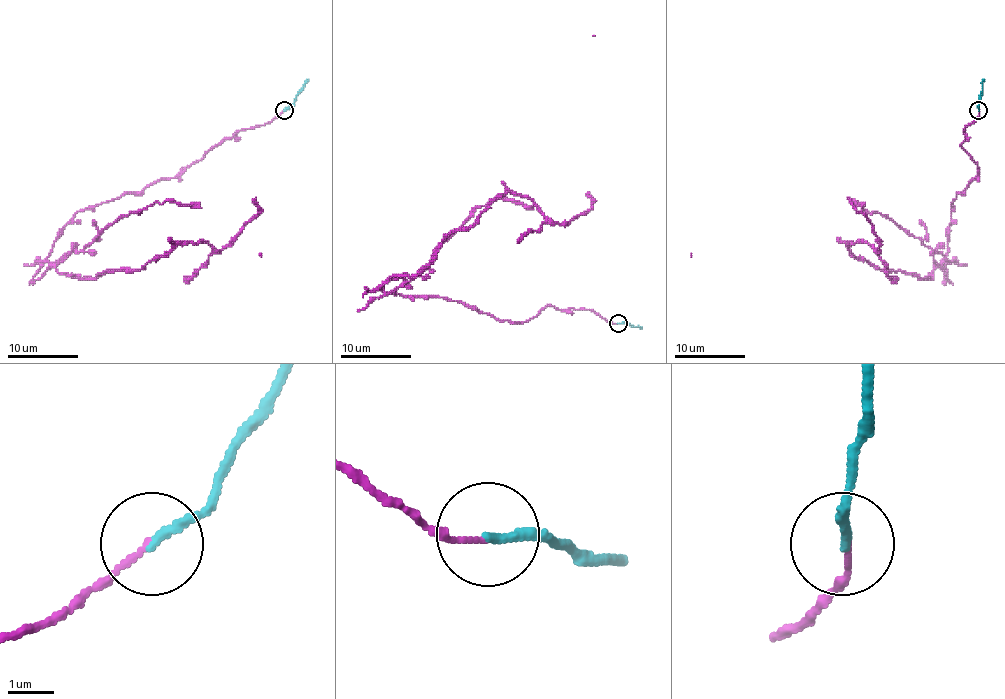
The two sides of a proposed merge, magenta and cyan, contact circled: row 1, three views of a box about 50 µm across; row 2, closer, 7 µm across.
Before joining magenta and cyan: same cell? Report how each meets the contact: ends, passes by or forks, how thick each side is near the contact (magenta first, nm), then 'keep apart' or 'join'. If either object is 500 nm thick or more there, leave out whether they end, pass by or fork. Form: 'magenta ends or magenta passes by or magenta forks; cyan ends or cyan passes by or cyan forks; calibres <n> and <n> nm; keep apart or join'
magenta ends; cyan ends; calibres 110 and 200 nm; keep apart

